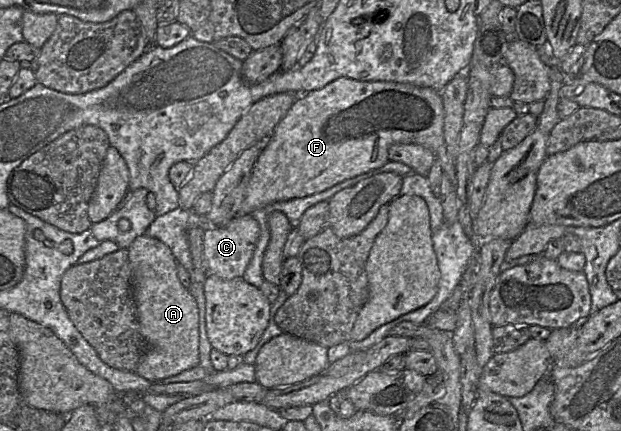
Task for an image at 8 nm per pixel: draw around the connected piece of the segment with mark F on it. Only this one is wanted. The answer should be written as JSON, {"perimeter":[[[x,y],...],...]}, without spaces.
{"perimeter":[[[341,77],[327,84],[322,89],[297,95],[298,97],[292,107],[289,109],[284,118],[278,123],[272,135],[265,141],[265,147],[260,152],[256,162],[254,163],[245,190],[245,197],[239,209],[239,216],[251,215],[255,210],[272,203],[307,197],[320,193],[347,179],[351,179],[371,170],[380,168],[389,161],[388,150],[394,144],[417,144],[431,150],[435,154],[436,159],[440,162],[443,173],[447,175],[456,190],[457,175],[455,160],[449,156],[444,140],[444,108],[440,92],[431,88],[418,87],[408,83],[397,83],[392,81],[358,81]]]}

